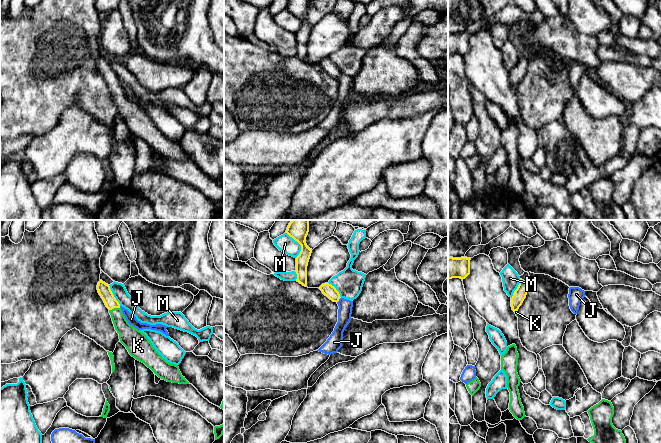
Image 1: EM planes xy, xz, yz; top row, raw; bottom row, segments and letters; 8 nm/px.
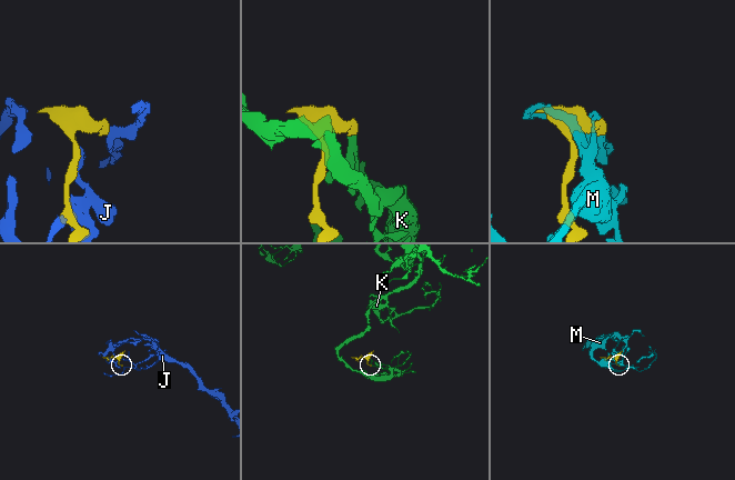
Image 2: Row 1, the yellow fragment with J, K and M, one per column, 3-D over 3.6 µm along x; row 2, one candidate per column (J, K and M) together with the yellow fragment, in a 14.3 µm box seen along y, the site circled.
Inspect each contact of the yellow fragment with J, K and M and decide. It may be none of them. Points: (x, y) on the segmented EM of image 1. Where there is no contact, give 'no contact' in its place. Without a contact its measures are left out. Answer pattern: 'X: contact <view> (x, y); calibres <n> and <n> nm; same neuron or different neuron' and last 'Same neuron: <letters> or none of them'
J: contact xz (338, 300); calibres 100 and 110 nm; different neuron
K: contact xy (114, 307); calibres 100 and 150 nm; same neuron
M: contact xz (299, 243); calibres 170 and 140 nm; different neuron
Same neuron: K

